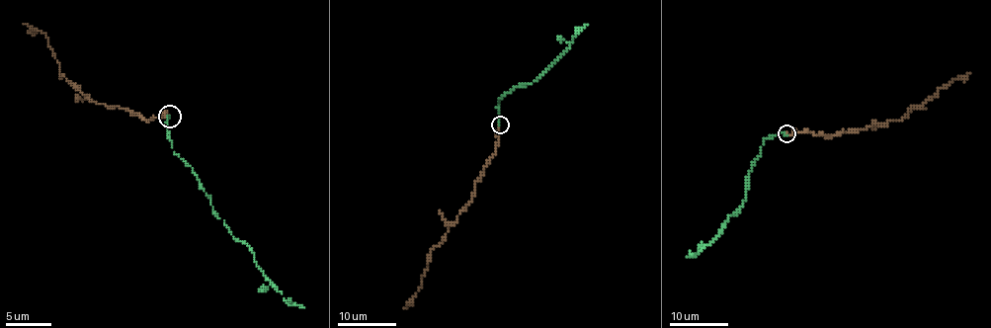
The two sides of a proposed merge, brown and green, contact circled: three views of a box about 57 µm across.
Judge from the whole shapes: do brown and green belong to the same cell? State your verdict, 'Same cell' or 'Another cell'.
Same cell

